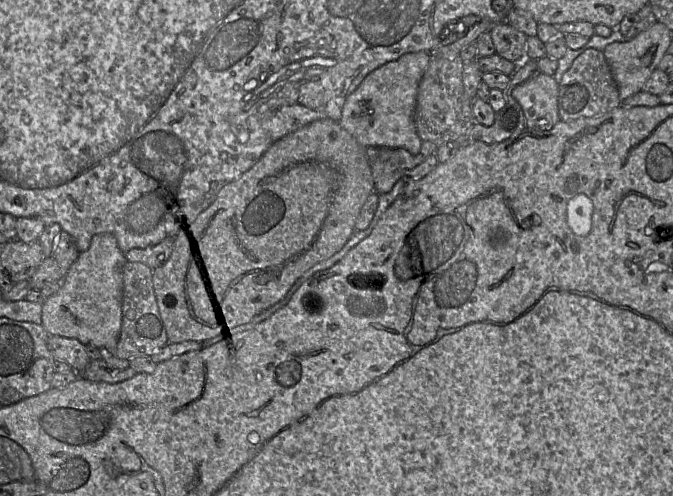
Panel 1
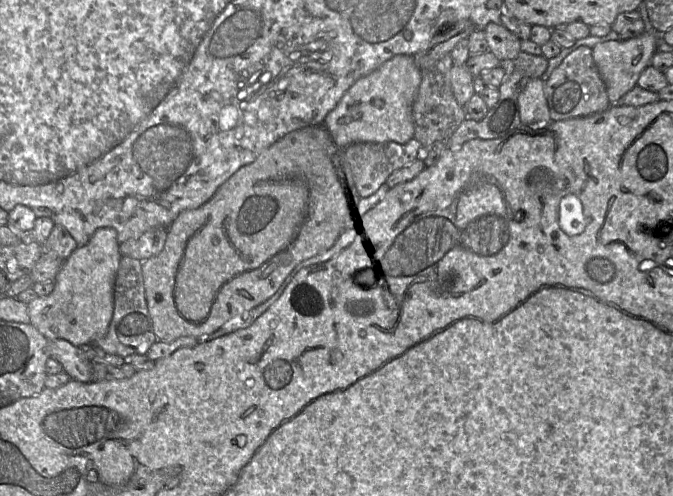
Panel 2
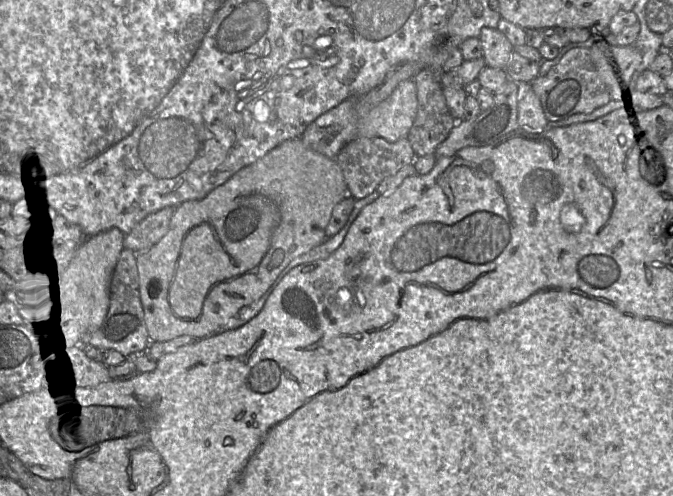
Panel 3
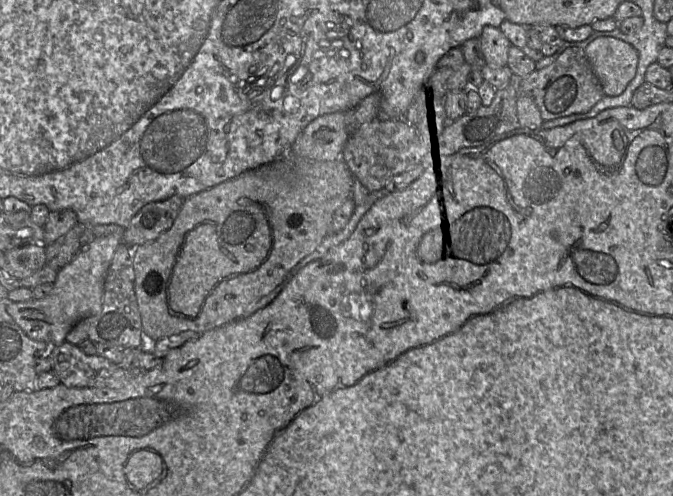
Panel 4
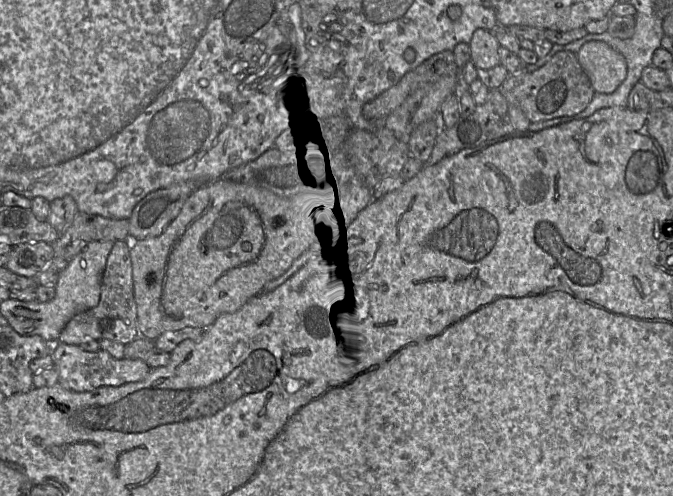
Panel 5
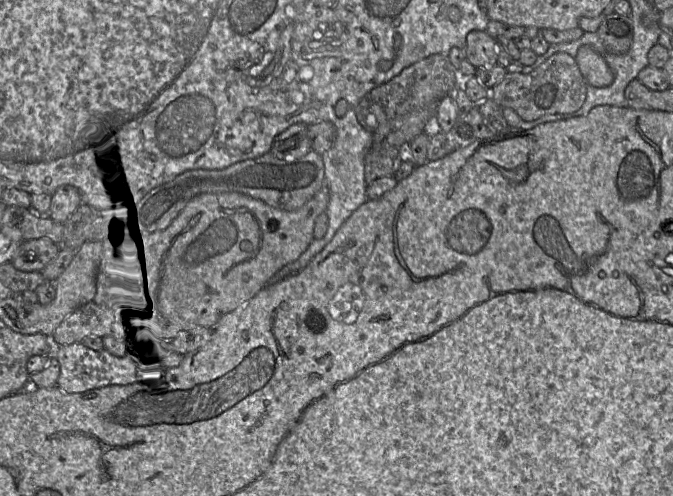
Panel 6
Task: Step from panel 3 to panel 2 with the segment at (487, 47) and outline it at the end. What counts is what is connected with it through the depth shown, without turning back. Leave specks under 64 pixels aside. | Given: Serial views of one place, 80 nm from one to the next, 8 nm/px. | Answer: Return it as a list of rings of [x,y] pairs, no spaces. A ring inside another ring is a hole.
[[[489,23],[484,33],[493,53],[502,64],[511,64],[521,52],[521,40],[501,23]]]

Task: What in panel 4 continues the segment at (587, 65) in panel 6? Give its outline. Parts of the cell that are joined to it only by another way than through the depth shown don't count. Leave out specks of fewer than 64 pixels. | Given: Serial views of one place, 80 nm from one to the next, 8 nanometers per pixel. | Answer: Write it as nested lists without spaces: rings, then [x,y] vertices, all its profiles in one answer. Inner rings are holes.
[[[599,37],[584,49],[605,95],[615,97],[624,92],[635,77],[639,55],[629,43],[612,37]]]

